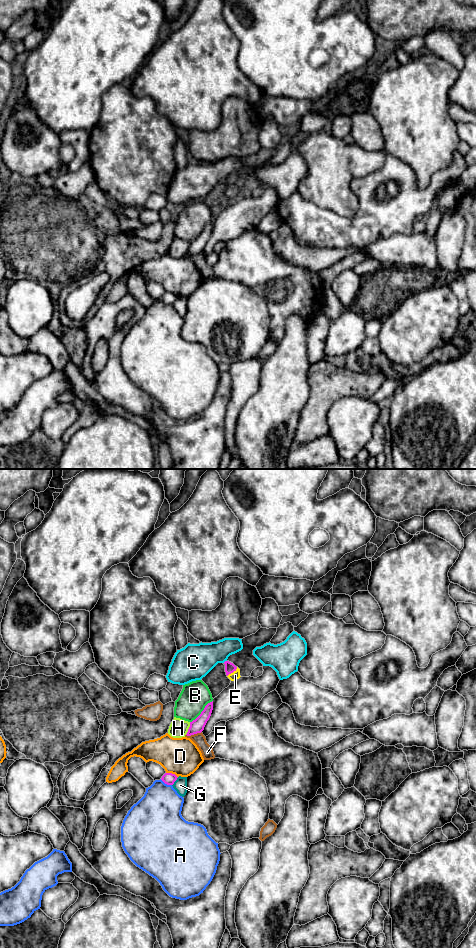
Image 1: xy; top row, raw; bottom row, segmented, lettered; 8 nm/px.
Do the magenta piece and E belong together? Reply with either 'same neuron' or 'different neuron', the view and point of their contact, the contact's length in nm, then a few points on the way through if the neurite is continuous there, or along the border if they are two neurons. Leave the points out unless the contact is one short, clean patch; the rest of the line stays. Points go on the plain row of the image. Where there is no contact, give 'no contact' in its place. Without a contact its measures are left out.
same neuron; contact xy (232, 192); length 120 nm; way xy (229, 187), (232, 192), (235, 195)

